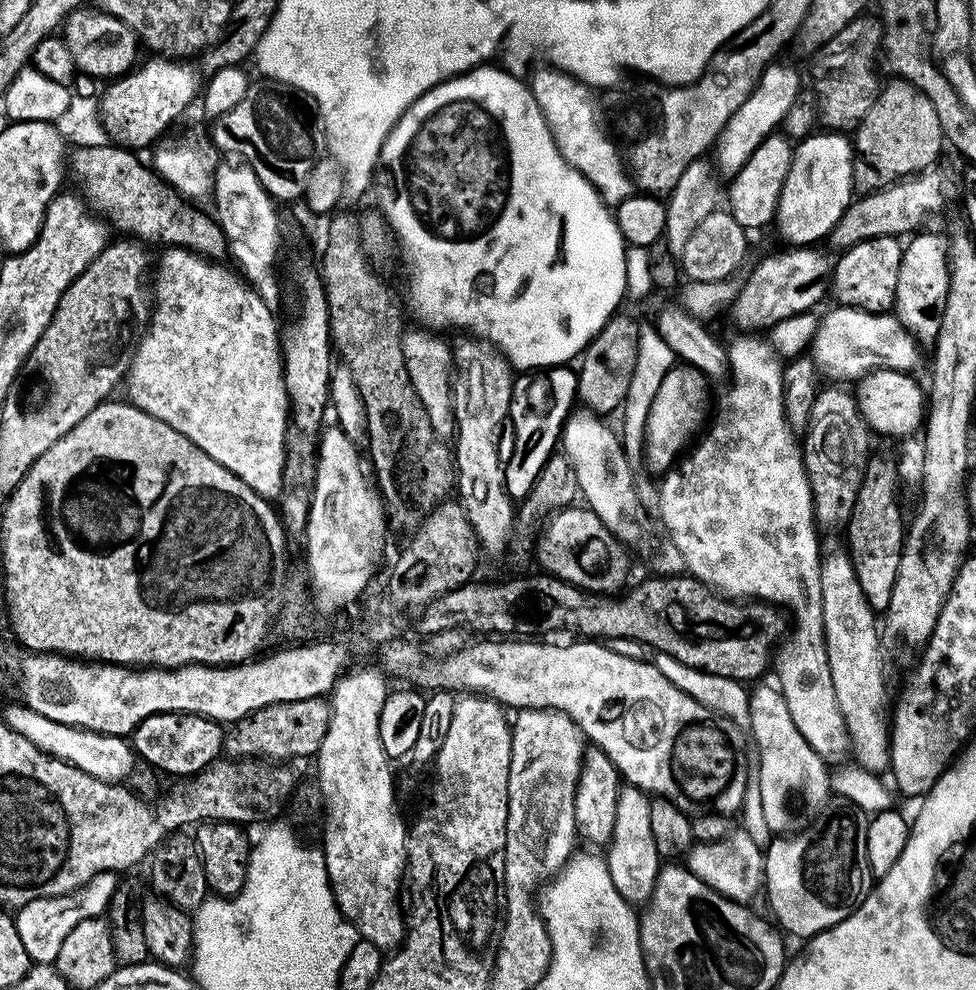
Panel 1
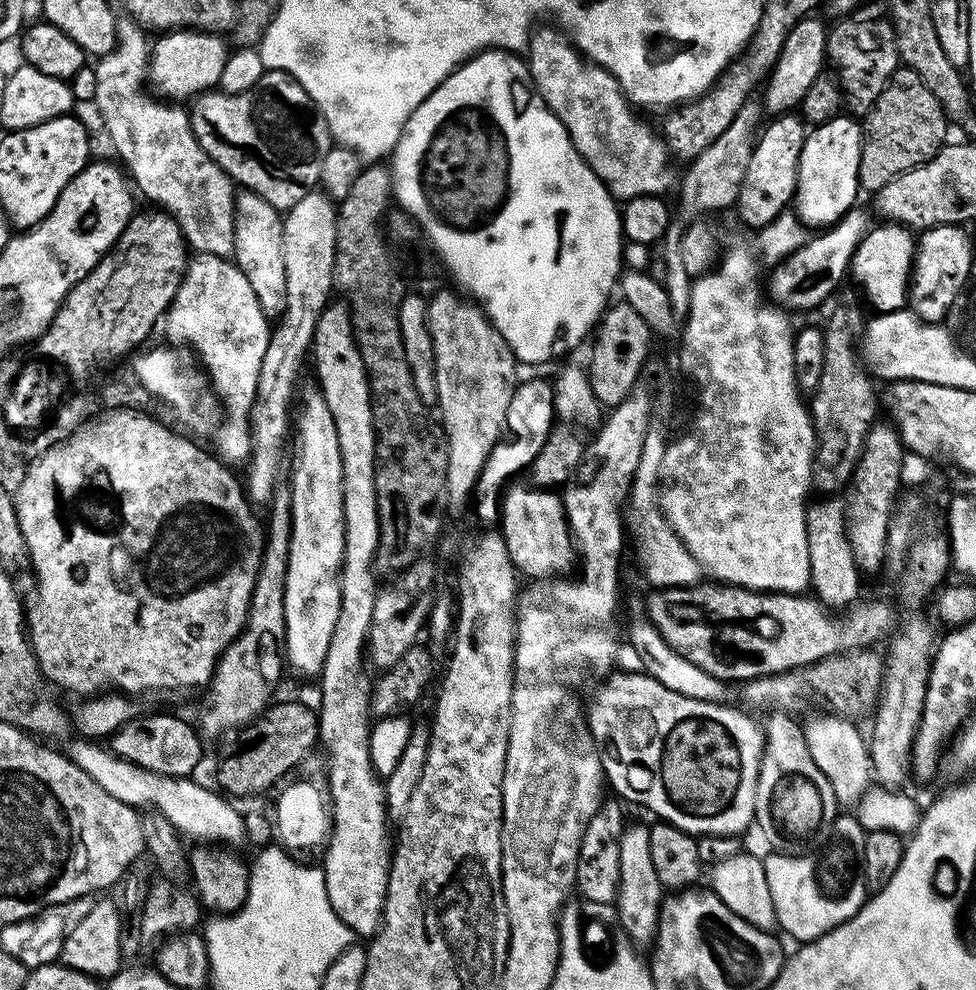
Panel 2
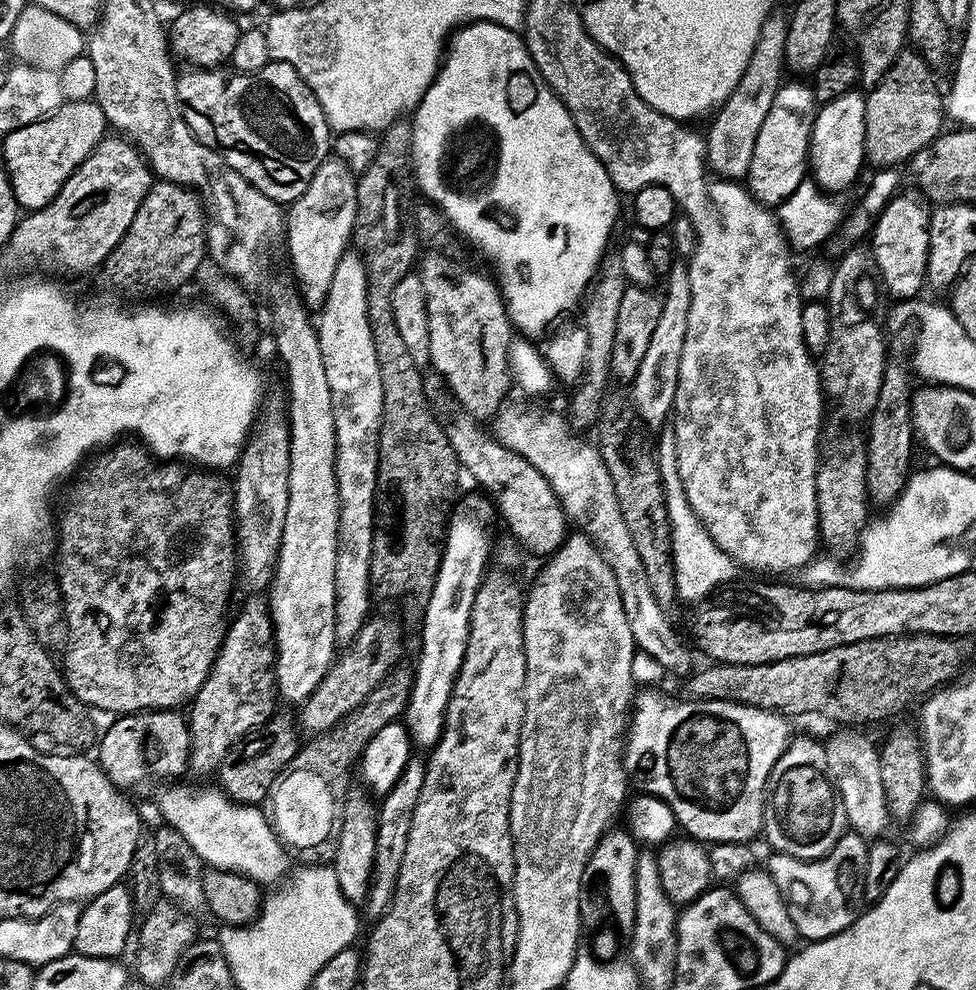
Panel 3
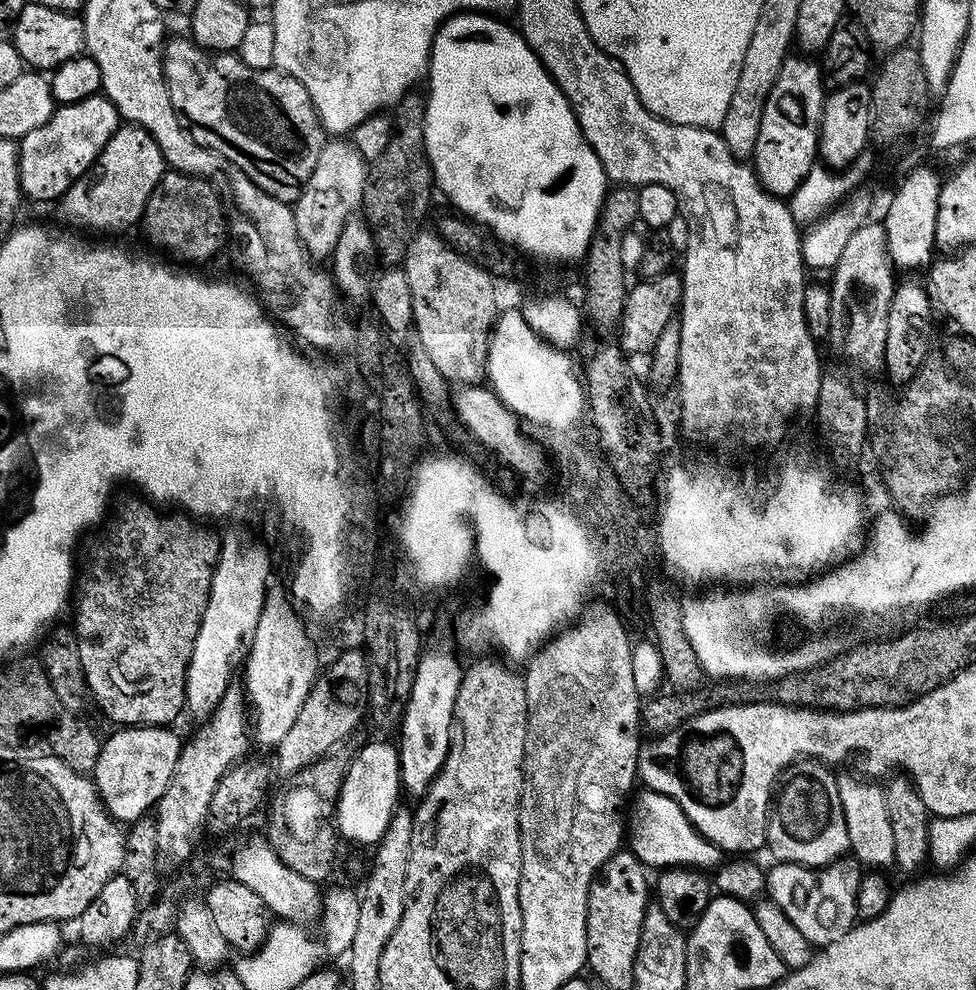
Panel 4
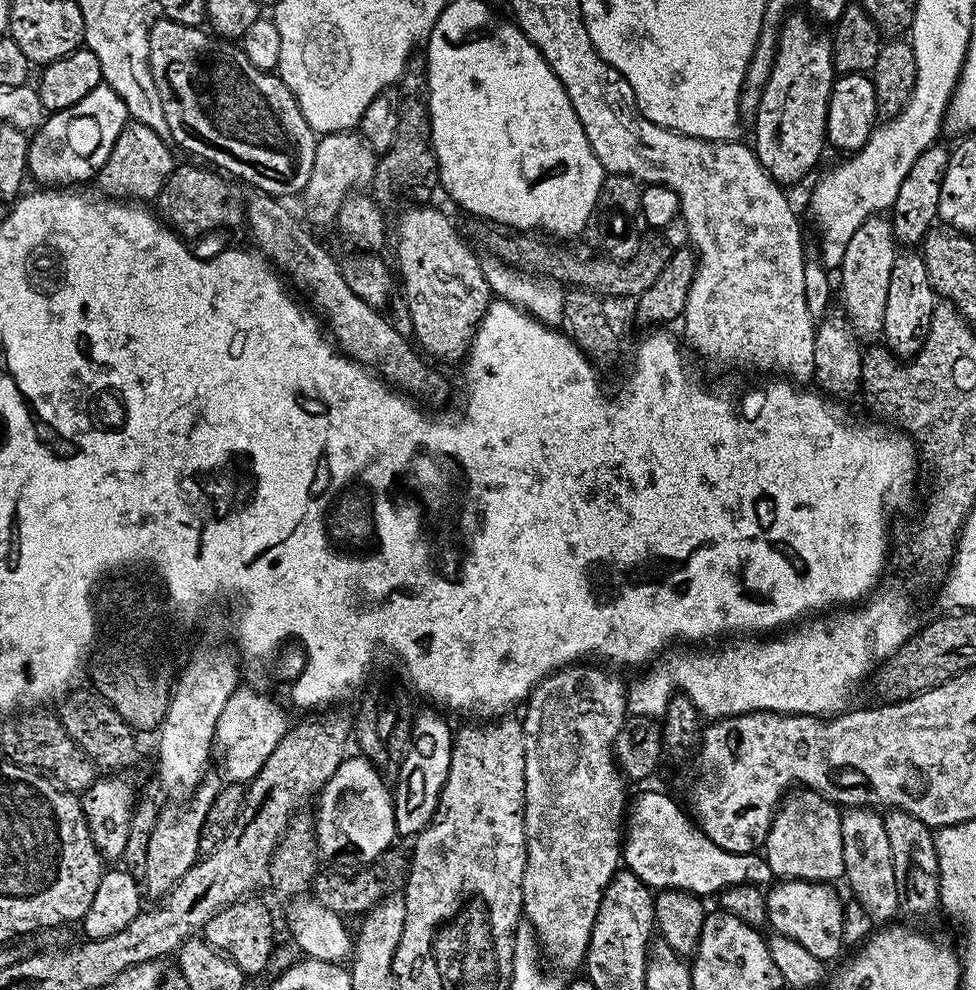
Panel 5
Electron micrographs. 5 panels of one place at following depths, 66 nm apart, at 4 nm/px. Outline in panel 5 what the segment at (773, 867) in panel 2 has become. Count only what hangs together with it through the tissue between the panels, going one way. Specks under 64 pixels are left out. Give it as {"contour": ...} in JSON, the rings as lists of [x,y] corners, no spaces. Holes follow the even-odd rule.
{"contour":[[[784,880],[776,882],[767,889],[768,916],[767,923],[773,933],[794,938],[798,946],[806,946],[814,958],[831,962],[845,947],[842,934],[844,921],[844,904],[828,882],[815,880]]]}

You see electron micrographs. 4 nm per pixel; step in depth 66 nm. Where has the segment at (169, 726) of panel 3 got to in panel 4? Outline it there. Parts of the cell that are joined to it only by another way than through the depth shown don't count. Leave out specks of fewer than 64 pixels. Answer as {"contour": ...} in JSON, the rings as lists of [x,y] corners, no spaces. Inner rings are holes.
{"contour":[[[163,725],[122,726],[101,743],[92,781],[113,821],[131,824],[157,805],[175,772],[182,749],[182,740],[172,730]]]}

